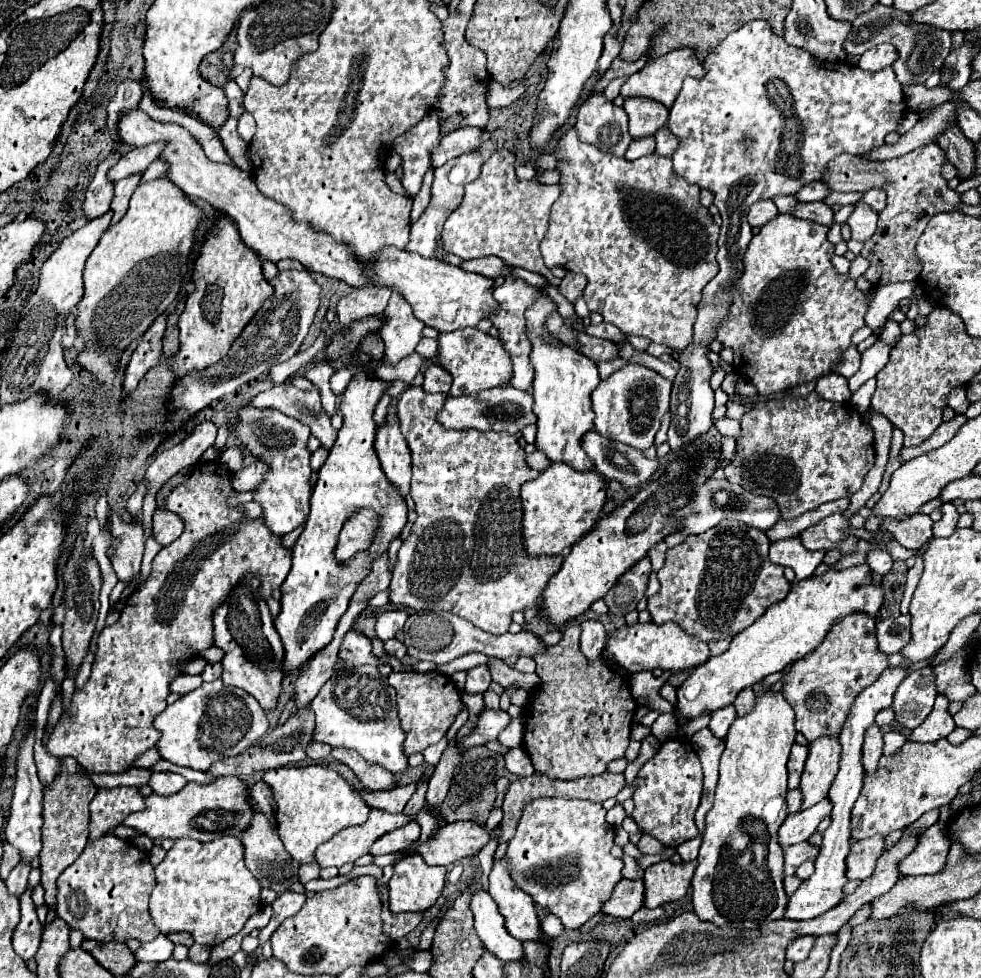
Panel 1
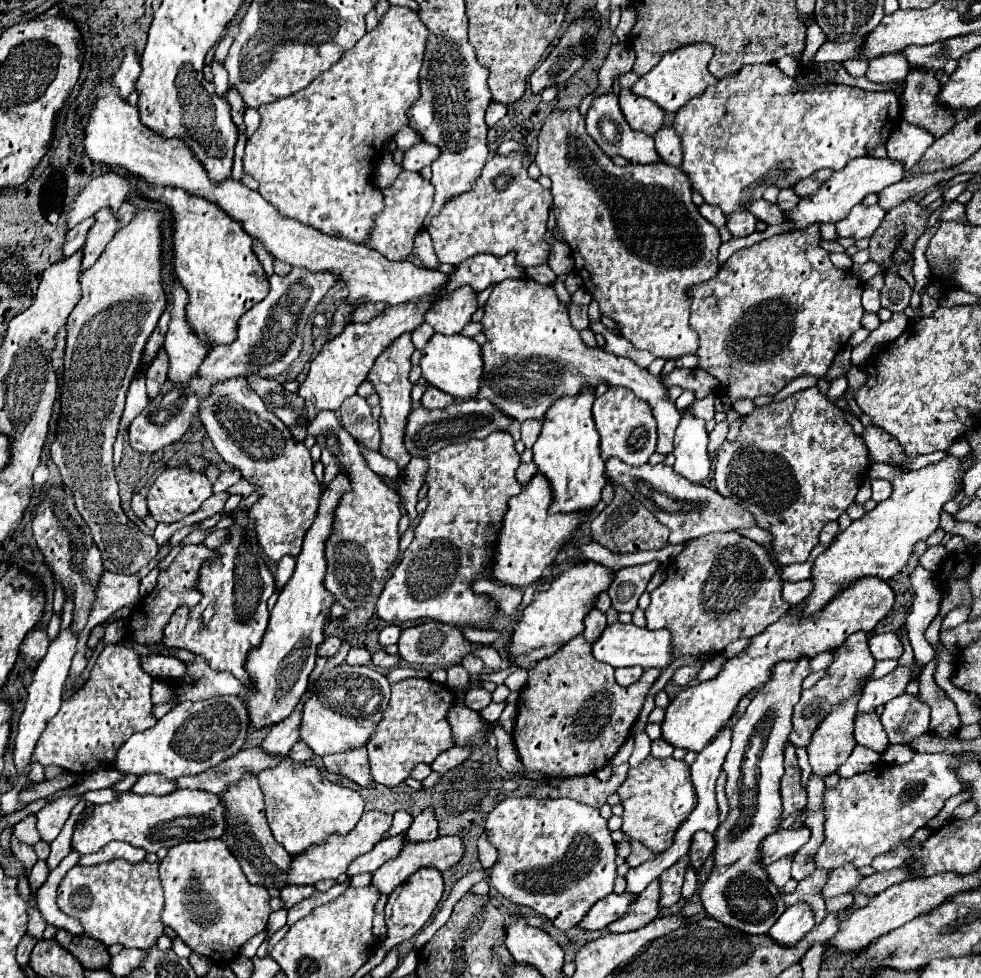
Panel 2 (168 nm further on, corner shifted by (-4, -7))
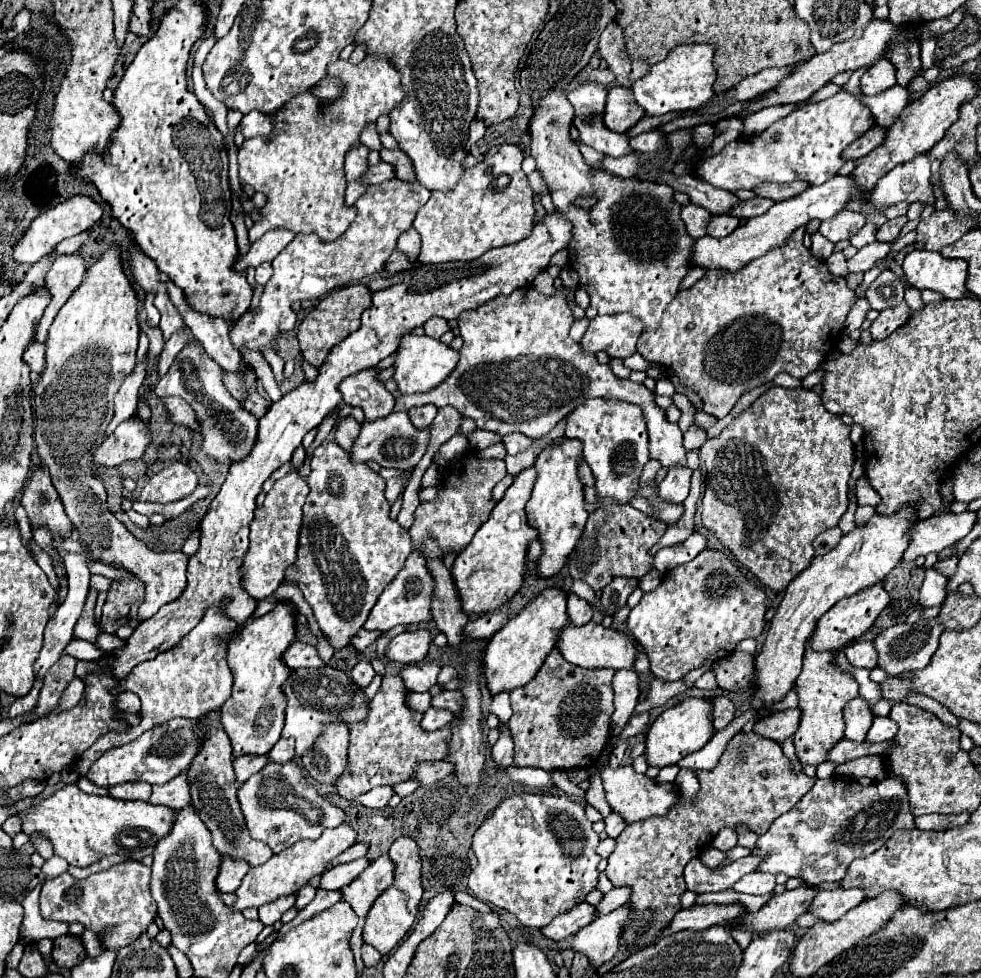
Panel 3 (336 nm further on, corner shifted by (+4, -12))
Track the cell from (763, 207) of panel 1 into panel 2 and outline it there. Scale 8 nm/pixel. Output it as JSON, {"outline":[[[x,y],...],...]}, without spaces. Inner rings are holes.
{"outline":[[[735,210],[727,214],[727,230],[731,232],[731,236],[749,236],[755,232],[755,228],[757,228],[757,218],[749,216],[749,212]]]}

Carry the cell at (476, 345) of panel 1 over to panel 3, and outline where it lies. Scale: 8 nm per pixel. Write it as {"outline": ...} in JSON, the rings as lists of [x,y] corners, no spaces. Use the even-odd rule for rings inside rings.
{"outline":[[[405,335],[399,343],[399,355],[395,361],[395,381],[401,389],[401,393],[427,393],[429,389],[441,385],[441,381],[445,381],[445,377],[449,377],[449,373],[457,367],[457,357],[459,351],[451,349],[449,345],[441,343],[439,339],[431,339],[427,335]]]}

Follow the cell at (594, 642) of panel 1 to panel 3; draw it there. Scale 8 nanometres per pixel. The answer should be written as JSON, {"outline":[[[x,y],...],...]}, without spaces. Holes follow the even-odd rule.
{"outline":[[[569,593],[569,601],[567,601],[567,613],[573,625],[585,625],[585,621],[593,619],[593,607],[579,599],[575,593]]]}

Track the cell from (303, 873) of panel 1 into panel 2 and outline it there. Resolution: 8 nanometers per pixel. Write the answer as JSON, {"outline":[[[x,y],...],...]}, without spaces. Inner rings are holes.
{"outline":[[[285,886],[285,888],[281,888],[279,896],[283,900],[283,908],[289,910],[293,904],[309,898],[313,892],[315,892],[313,886]]]}

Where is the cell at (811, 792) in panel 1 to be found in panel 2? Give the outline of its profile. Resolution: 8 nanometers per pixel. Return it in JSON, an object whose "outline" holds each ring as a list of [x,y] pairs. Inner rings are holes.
{"outline":[[[861,692],[841,704],[835,704],[813,732],[811,742],[807,744],[807,756],[817,776],[833,774],[855,748],[853,718],[857,714],[859,698]]]}

